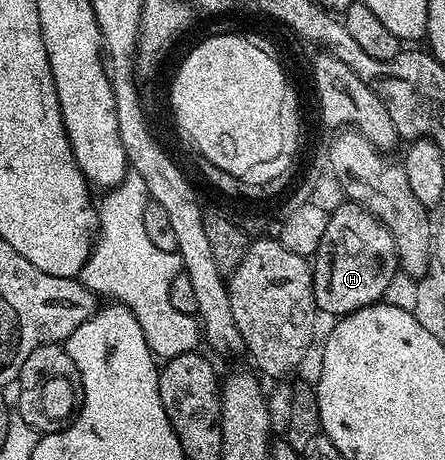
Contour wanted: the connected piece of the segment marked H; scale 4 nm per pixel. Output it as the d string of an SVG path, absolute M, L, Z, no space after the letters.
M342 200L329 215L324 240L320 240L318 253L312 259L315 307L321 313L323 310L326 314L341 316L381 303L392 276L400 270L392 232L357 202Z

